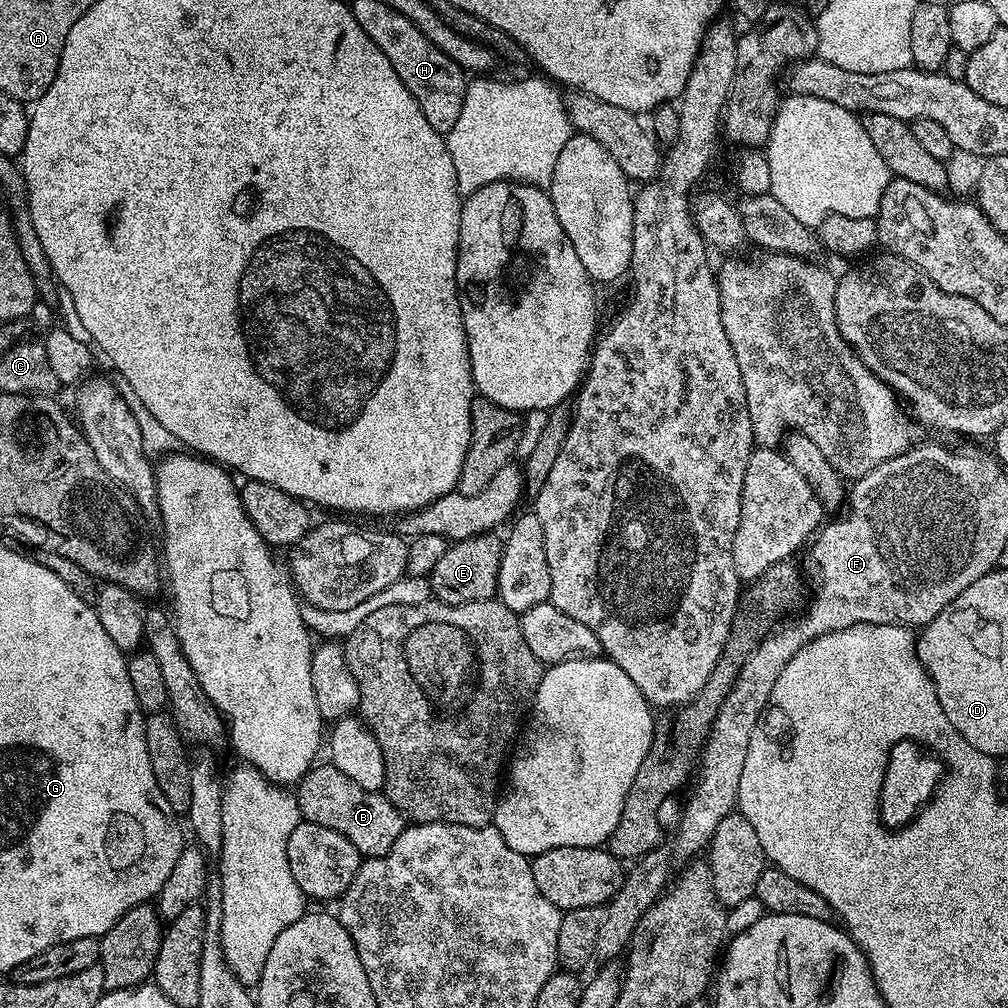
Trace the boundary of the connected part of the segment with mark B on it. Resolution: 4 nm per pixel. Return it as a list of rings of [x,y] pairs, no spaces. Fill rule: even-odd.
[[[330,762],[317,763],[295,785],[294,795],[301,817],[307,823],[326,826],[326,830],[338,830],[359,850],[361,857],[384,856],[398,842],[398,834],[406,827],[406,817],[391,804],[383,791],[362,790],[362,786],[350,782],[342,770]]]

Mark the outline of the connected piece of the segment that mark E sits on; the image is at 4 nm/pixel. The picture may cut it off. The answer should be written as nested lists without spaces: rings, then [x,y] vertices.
[[[483,532],[480,536],[449,543],[446,554],[442,554],[438,566],[434,566],[432,571],[431,595],[443,604],[465,604],[493,599],[498,586],[498,566],[502,566],[503,549],[503,539],[492,532]]]

